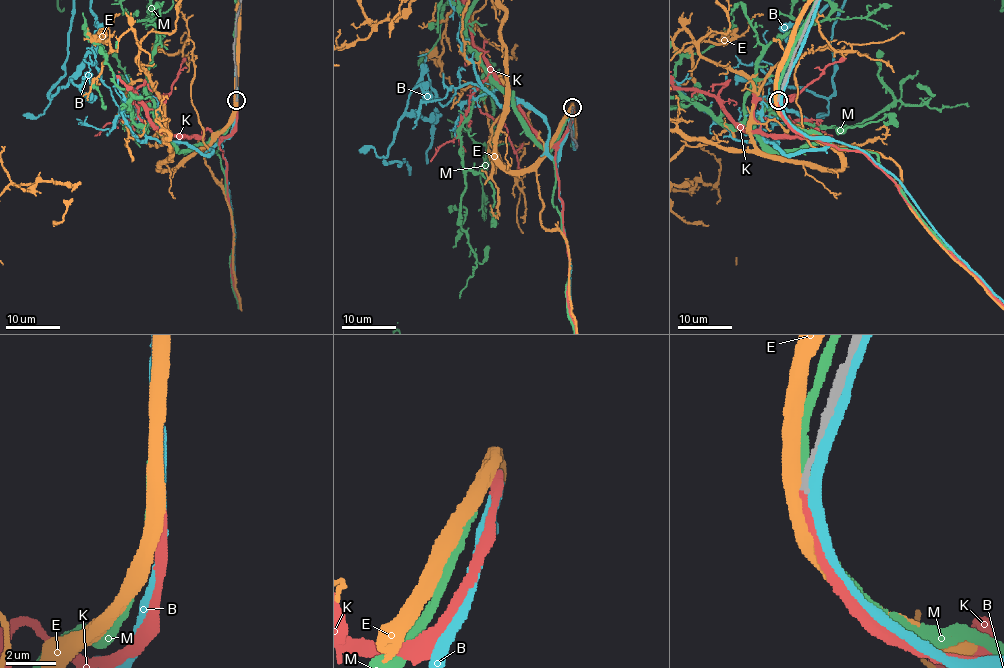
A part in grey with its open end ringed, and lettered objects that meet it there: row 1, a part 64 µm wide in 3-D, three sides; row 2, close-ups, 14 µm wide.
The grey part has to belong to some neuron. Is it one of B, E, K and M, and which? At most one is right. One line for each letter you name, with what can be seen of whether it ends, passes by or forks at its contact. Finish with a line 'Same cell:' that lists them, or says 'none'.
K: It ends there
Same cell: K

